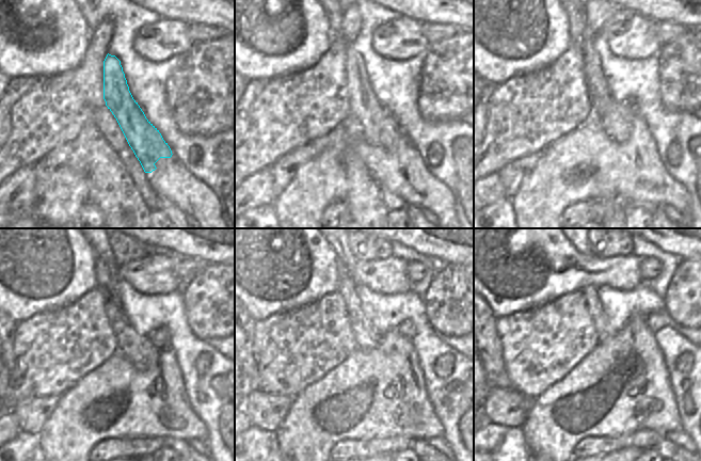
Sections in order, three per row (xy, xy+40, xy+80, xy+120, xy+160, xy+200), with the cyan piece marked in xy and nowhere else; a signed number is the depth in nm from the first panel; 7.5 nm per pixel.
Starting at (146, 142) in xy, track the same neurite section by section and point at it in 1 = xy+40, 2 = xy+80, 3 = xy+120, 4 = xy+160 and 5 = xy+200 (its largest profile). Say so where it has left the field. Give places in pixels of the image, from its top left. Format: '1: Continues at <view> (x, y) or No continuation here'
1: Continues at xy+40 (380, 129)
2: Continues at xy+80 (616, 118)
3: Continues at xy+120 (139, 349)
4: Continues at xy+160 (366, 338)
5: Continues at xy+200 (602, 327).

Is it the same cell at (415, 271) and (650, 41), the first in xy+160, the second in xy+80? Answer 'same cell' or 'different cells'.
different cells

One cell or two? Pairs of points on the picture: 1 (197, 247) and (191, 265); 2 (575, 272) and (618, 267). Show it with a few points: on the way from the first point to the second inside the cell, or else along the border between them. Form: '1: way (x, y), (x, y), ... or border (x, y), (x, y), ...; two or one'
1: border (188, 256), (195, 257), (205, 265); two
2: way (586, 273), (591, 275), (607, 272); one

